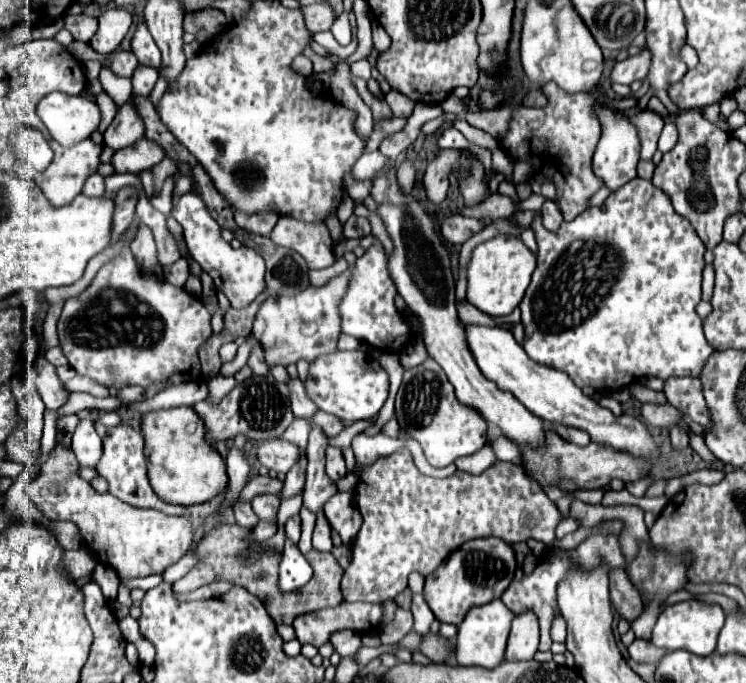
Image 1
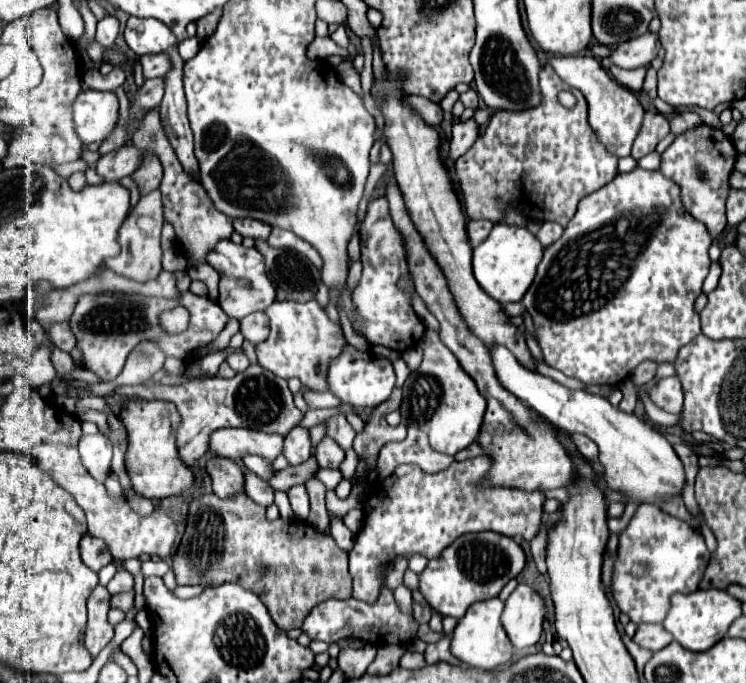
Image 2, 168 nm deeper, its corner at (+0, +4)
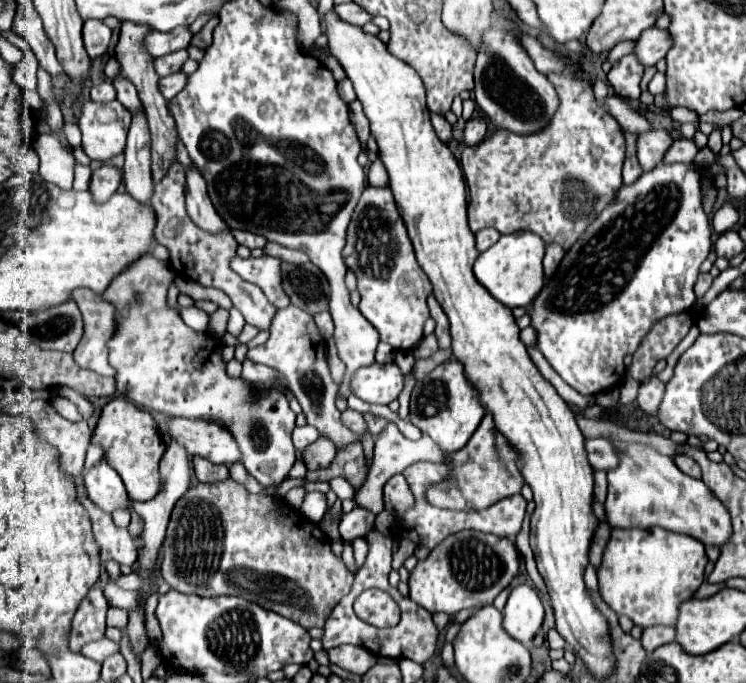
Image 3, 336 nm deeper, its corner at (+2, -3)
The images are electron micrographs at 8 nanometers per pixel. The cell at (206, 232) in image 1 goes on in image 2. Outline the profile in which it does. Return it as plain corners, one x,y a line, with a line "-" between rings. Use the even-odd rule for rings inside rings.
219,241
209,253
207,263
219,273
219,305
223,311
235,319
241,319
255,311
265,311
275,301
275,287
265,275
265,263
263,255
255,247
243,247
233,241
-
241,281
247,281
247,285
241,285

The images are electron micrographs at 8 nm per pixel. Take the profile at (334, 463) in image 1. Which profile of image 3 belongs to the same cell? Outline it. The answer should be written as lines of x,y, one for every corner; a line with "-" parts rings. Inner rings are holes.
317,438
313,444
309,444
303,450
303,462
307,466
307,470
317,470
323,466
329,466
331,460
335,458
337,450
335,446
331,446
331,442
327,442
327,438

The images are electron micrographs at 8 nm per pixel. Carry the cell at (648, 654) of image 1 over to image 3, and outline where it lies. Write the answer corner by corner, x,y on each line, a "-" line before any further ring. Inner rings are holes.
649,626
643,630
641,644
647,652
675,640
675,626

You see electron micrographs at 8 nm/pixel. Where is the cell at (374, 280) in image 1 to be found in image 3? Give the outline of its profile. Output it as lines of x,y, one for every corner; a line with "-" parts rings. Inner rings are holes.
367,186
363,190
347,226
343,260
357,278
361,294
359,310
377,328
381,342
387,342
395,350
413,350
423,338
423,326
429,318
427,296
431,294
431,282
427,282
415,260
413,244
389,186

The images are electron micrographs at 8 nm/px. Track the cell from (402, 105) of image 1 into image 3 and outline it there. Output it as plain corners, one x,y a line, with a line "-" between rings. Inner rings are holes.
431,114
431,124
433,124
433,128
435,128
435,132
437,132
437,136
447,144
447,142
451,142
451,138
453,138
453,128
451,128
451,124
441,116
441,114

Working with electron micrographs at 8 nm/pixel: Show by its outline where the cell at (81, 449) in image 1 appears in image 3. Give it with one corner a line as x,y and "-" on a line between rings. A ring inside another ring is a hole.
105,460
85,472
83,480
89,500
103,512
111,514
115,510
129,510
129,496
125,492
125,486
119,474

